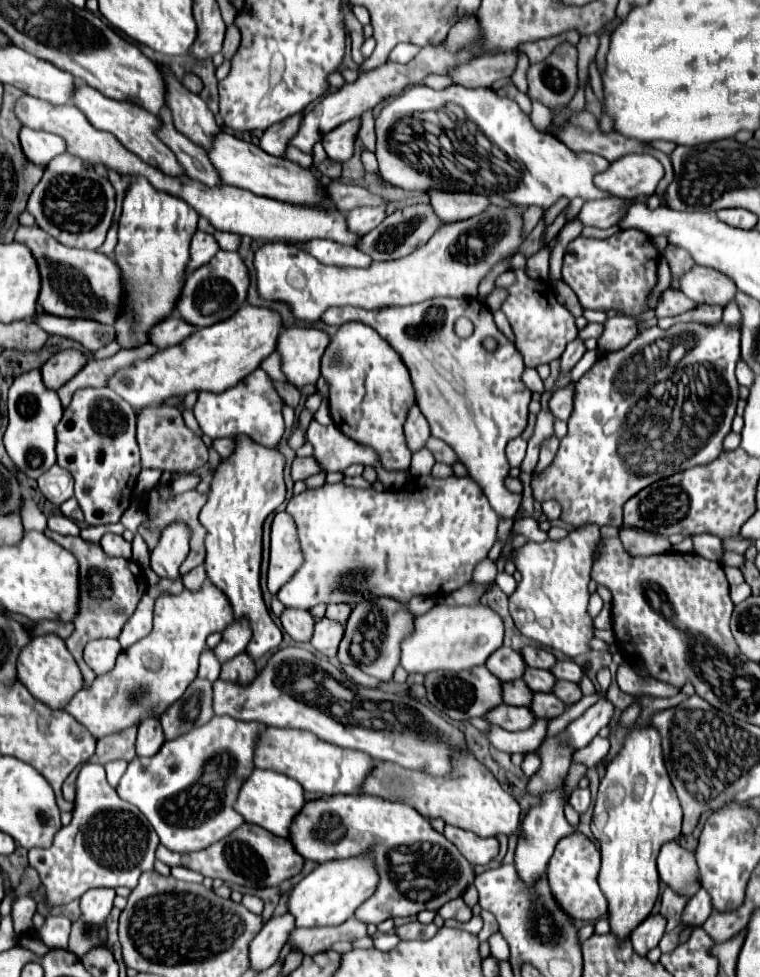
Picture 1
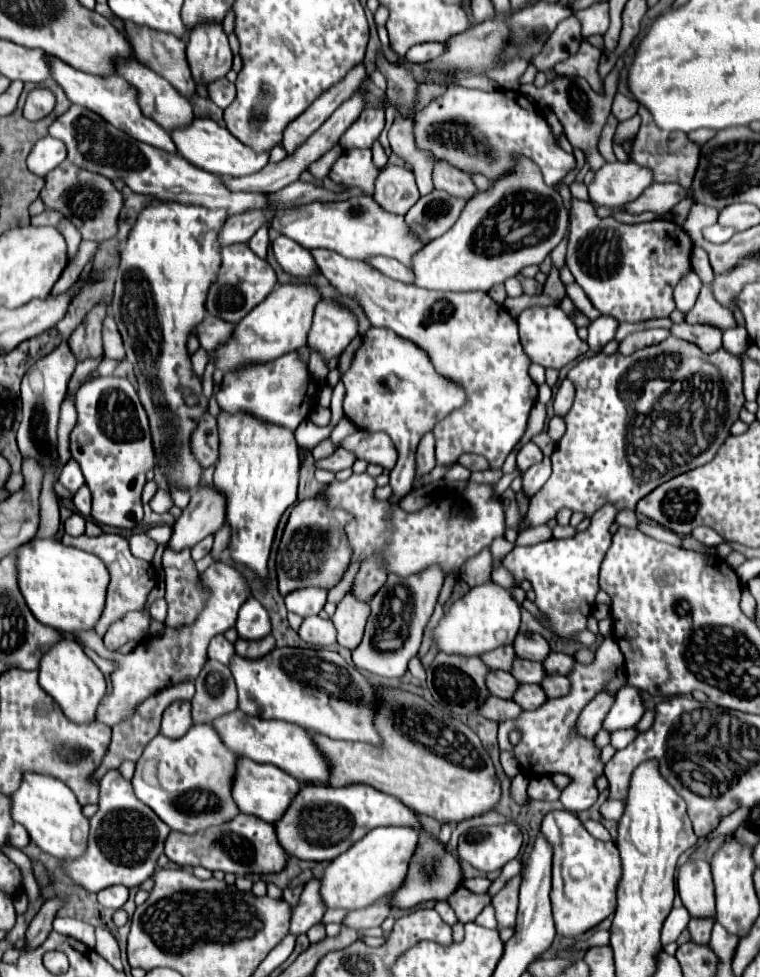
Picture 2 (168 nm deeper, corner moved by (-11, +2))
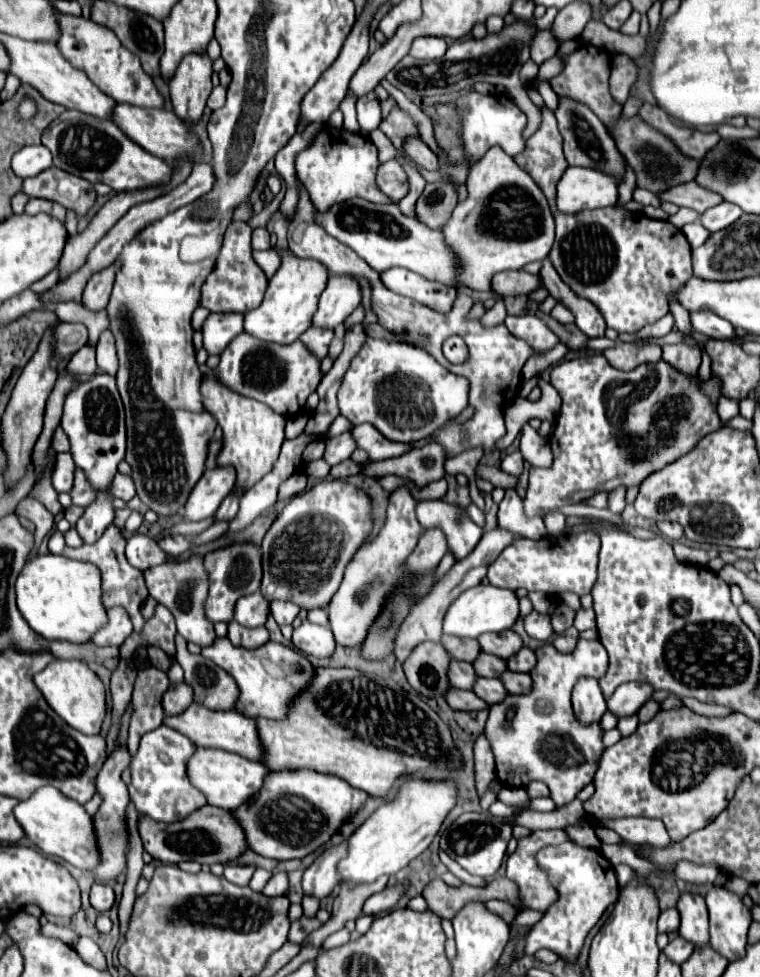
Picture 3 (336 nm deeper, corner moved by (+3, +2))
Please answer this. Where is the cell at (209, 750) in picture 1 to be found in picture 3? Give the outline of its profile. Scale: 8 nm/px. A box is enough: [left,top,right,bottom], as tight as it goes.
[128,725,206,823]

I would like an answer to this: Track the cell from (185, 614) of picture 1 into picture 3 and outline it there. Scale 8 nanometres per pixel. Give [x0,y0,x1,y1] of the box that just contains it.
[204,545,262,623]

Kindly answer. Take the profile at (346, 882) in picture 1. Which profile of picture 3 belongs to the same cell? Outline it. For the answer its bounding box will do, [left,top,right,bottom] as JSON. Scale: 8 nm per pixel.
[336,777,456,889]

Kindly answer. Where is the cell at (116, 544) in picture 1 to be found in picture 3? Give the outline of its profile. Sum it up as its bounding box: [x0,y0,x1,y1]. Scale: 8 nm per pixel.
[126,533,164,571]

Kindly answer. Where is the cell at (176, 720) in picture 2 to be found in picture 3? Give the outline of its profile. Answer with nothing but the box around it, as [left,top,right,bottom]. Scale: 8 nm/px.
[162,683,192,717]

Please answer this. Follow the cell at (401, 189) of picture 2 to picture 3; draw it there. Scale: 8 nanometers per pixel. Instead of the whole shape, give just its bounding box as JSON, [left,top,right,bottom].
[376,161,408,203]

